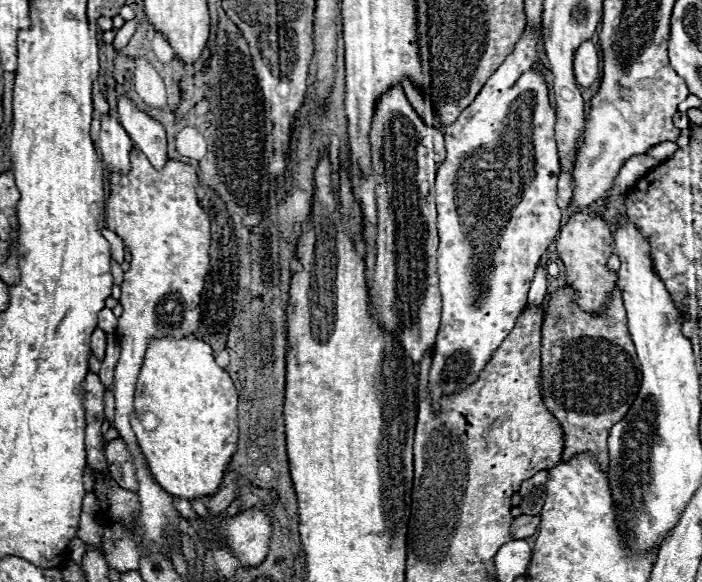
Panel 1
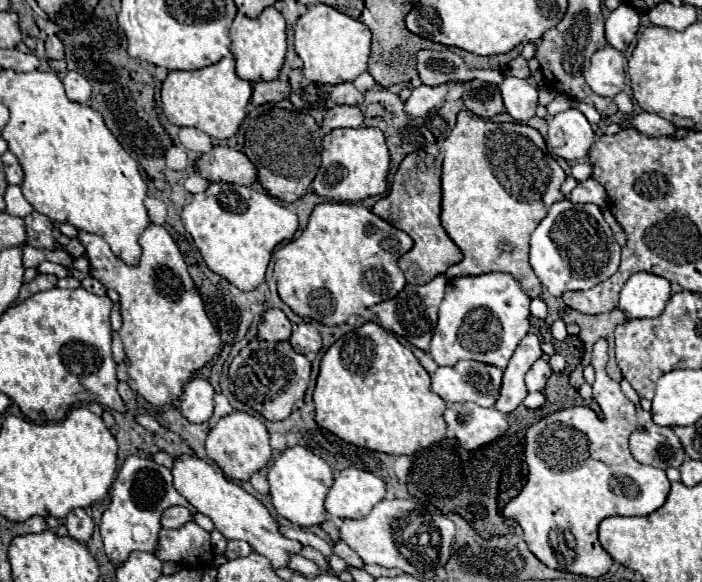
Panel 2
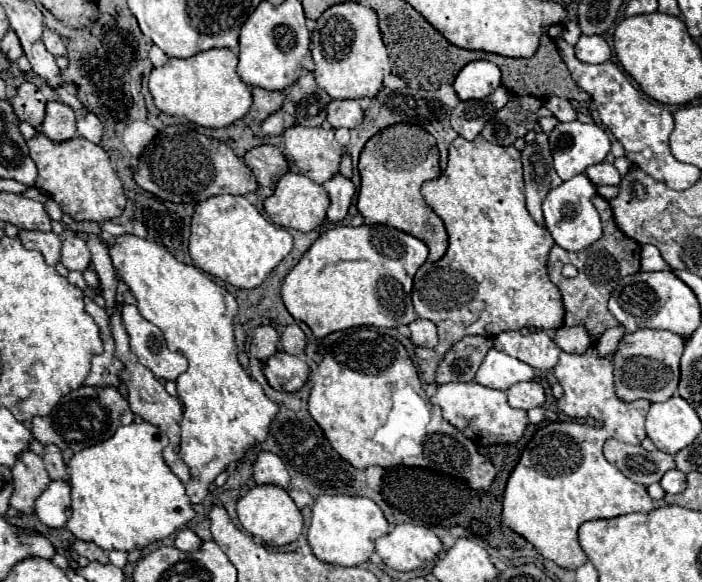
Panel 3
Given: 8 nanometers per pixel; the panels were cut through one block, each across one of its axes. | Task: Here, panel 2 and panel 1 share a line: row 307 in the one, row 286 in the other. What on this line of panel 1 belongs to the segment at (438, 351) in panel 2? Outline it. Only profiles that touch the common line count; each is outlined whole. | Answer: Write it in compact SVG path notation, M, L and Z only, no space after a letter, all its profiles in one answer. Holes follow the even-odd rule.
M526 26L514 52L488 78L476 100L454 124L444 128L448 154L436 176L442 324L428 380L434 406L438 406L440 396L454 394L456 390L472 384L490 360L492 352L514 328L520 310L526 306L528 288L538 262L560 230L562 210L556 206L556 182L560 174L554 142L556 114L548 100L546 80L538 68L538 38L540 26Z

